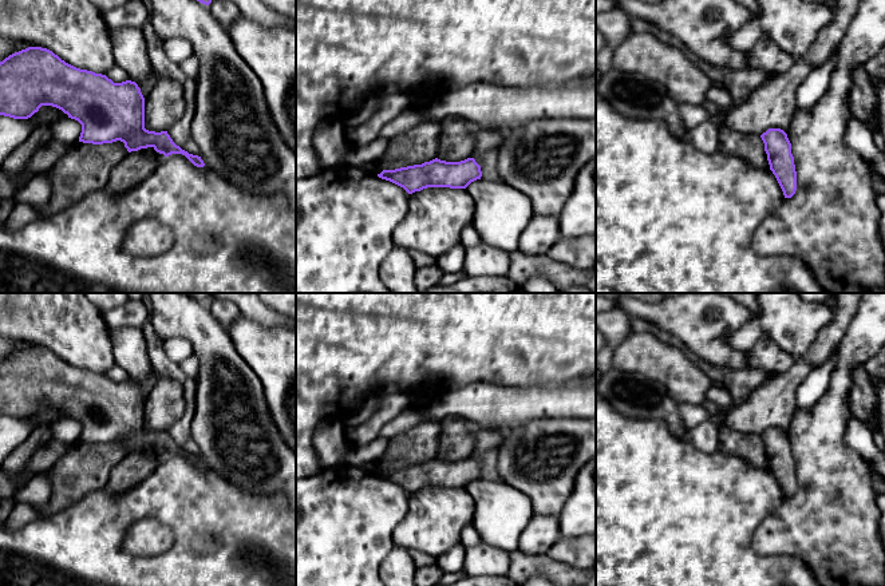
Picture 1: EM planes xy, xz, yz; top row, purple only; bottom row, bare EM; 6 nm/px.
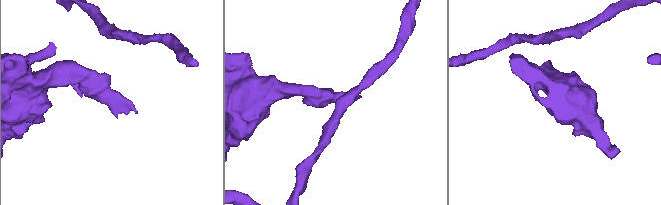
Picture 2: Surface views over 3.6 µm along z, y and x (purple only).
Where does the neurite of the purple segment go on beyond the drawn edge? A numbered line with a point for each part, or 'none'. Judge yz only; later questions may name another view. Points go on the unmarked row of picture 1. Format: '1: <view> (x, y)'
1: yz (750, 447)

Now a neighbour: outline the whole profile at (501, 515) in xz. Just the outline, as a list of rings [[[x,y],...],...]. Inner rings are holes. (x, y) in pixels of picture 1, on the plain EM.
[[[477,479],[466,490],[474,499],[474,526],[482,542],[507,551],[519,550],[519,538],[534,516],[530,499],[502,480]]]

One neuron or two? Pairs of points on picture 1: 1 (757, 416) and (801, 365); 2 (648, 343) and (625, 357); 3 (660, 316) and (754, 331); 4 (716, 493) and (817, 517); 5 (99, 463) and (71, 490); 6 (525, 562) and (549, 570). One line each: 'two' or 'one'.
1: one
2: one
3: two
4: two
5: one
6: one

